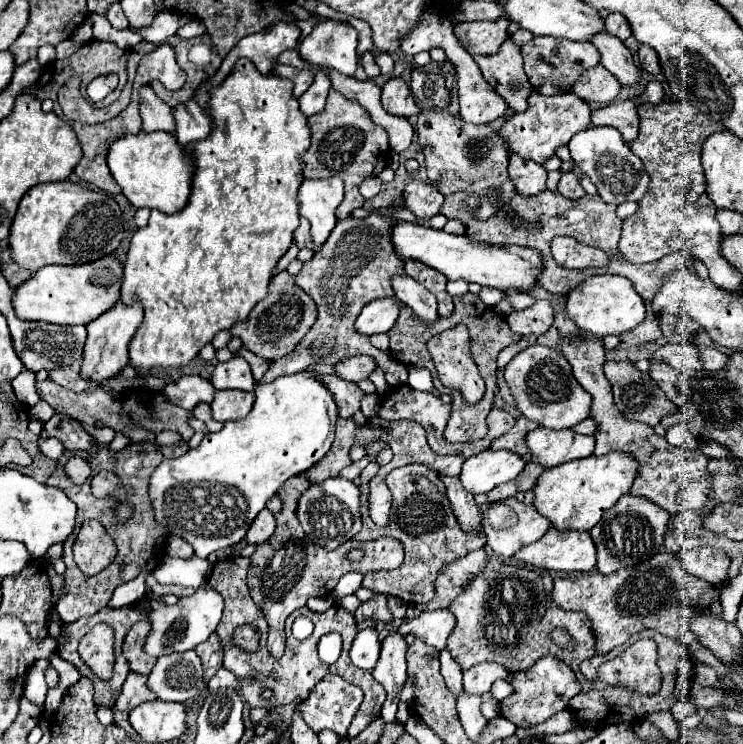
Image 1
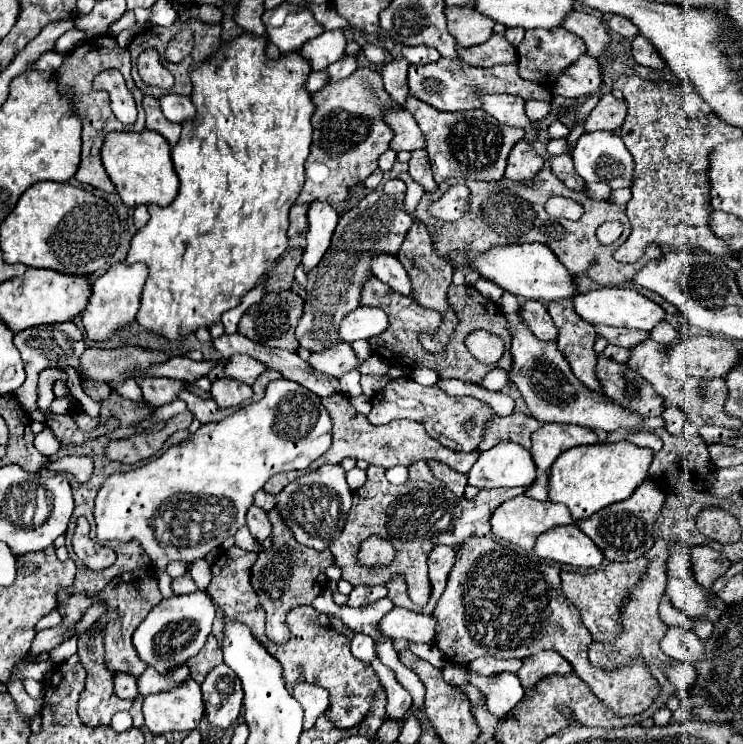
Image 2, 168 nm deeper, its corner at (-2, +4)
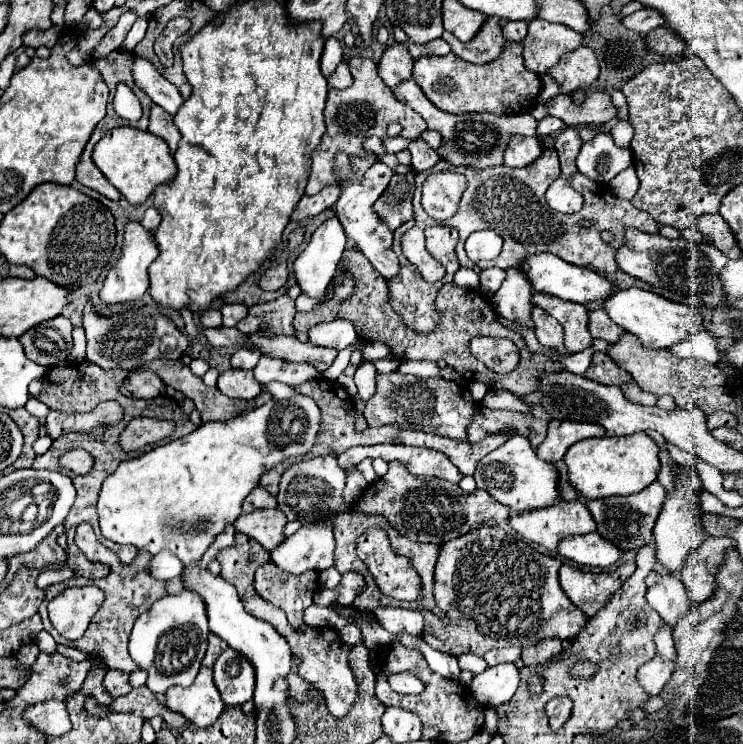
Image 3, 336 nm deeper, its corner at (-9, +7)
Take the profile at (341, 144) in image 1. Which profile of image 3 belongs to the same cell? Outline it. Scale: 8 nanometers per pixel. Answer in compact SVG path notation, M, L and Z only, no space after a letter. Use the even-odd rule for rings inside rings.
M360 55L354 57L352 63L348 63L354 83L348 89L330 89L328 91L328 101L326 101L326 109L324 109L324 117L326 117L326 133L322 135L320 145L312 151L312 171L308 177L308 185L306 185L306 193L314 195L320 193L320 189L324 189L326 185L338 185L338 177L336 177L336 153L346 153L348 157L368 157L370 153L364 149L364 139L366 137L380 137L380 139L388 139L388 125L390 123L400 123L402 125L402 133L400 137L408 137L414 139L418 137L424 129L426 129L426 121L408 105L400 103L392 89L380 79L378 75L378 67L372 59Z

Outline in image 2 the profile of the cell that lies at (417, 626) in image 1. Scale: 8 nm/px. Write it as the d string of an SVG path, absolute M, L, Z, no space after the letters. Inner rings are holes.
M393 608L383 620L381 630L389 638L405 638L413 642L433 642L435 638L435 622L433 616L417 614L407 608Z

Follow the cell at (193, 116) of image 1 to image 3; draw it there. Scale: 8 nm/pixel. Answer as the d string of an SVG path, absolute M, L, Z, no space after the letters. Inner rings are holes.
M136 59L134 61L134 81L138 87L142 87L146 91L146 95L156 103L160 105L164 111L168 111L170 115L176 115L180 105L184 103L180 91L176 85L172 85L170 81L166 81L158 71L156 67L146 61L146 59Z

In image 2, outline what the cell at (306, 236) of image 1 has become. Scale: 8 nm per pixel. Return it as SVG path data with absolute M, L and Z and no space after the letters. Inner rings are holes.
M295 204L293 210L289 212L289 238L297 238L301 236L301 232L307 226L307 210L309 204Z

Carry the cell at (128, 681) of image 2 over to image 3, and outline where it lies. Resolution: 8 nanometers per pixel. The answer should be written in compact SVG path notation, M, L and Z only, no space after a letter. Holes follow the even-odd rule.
M108 671L104 677L104 687L110 691L112 697L120 697L132 691L132 685L128 683L128 673L122 671Z

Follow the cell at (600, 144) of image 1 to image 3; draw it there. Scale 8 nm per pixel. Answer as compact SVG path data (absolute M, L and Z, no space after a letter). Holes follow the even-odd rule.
M598 133L594 139L582 145L576 165L588 179L608 185L620 171L632 167L634 159L632 149L618 147L612 133Z

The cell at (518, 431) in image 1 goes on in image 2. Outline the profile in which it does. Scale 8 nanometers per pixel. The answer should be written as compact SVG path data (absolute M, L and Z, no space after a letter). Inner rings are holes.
M509 414L505 418L495 416L487 422L479 450L489 450L499 442L515 442L523 448L531 448L531 434L543 424L527 414Z

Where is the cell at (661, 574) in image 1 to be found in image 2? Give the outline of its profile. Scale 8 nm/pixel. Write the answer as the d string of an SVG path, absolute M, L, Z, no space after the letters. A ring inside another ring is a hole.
M635 558L631 562L611 562L591 574L561 572L563 594L581 612L581 620L595 640L615 640L615 636L621 632L621 602L625 600L625 594L629 594L633 584L637 584L637 580L643 576L645 568L647 558Z

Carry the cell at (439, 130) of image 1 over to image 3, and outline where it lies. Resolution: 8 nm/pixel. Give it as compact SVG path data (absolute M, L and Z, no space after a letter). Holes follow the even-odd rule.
M414 79L398 85L394 89L394 95L398 101L410 105L418 115L424 117L428 123L428 129L436 129L442 135L442 143L438 147L440 159L452 163L452 165L464 165L472 169L488 169L488 167L498 167L502 165L504 151L508 147L508 139L512 135L536 135L538 121L528 115L528 113L518 113L518 115L492 115L490 111L482 113L472 113L472 115L450 115L440 111L432 101L426 99L426 95L420 91Z

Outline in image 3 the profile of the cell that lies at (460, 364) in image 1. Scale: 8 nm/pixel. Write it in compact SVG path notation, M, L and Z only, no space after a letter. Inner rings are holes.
M408 221L408 223L404 223L402 227L398 227L396 231L394 231L394 253L398 255L398 259L400 259L400 267L402 267L402 271L400 271L400 275L396 277L396 279L390 279L388 281L388 285L390 285L390 295L394 297L392 299L392 307L396 309L396 313L400 313L400 317L406 321L406 325L410 327L410 329L414 329L416 333L432 333L436 327L438 327L438 321L440 321L440 313L436 311L436 293L438 293L438 289L444 285L444 283L450 283L452 281L452 277L454 277L454 273L456 273L456 269L458 269L458 263L450 263L450 265L446 265L446 275L444 275L444 279L440 279L440 281L436 281L436 283L426 283L424 279L422 279L422 275L420 275L420 271L406 259L406 255L402 253L402 245L400 245L400 241L402 241L402 235L404 235L404 231L408 231L408 229L412 229L414 227L414 221Z

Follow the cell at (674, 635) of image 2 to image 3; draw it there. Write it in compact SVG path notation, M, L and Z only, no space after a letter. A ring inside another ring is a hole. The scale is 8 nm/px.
M662 573L662 579L648 589L646 601L672 629L694 607L684 591L684 581L668 573Z

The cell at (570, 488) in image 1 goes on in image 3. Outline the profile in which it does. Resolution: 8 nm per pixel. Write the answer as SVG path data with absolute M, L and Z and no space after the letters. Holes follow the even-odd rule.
M634 433L628 437L600 437L574 443L564 463L568 467L568 481L586 501L612 497L612 495L634 495L656 481L660 461L658 445L646 433Z

